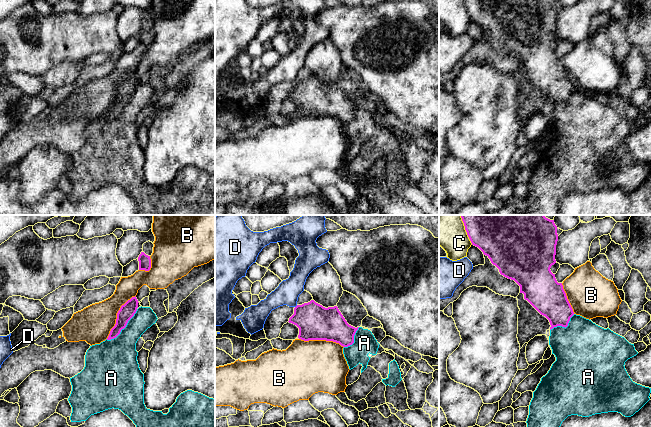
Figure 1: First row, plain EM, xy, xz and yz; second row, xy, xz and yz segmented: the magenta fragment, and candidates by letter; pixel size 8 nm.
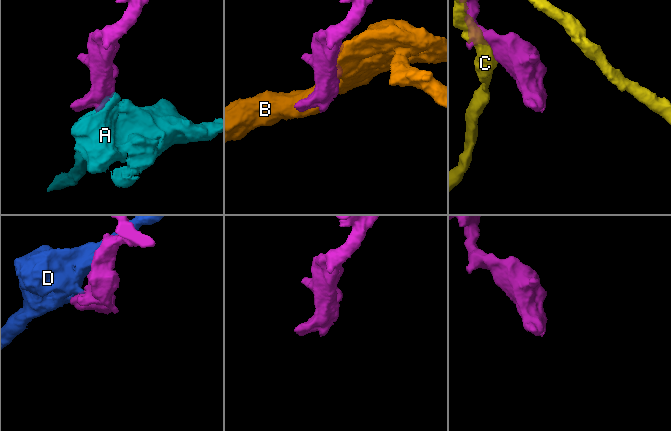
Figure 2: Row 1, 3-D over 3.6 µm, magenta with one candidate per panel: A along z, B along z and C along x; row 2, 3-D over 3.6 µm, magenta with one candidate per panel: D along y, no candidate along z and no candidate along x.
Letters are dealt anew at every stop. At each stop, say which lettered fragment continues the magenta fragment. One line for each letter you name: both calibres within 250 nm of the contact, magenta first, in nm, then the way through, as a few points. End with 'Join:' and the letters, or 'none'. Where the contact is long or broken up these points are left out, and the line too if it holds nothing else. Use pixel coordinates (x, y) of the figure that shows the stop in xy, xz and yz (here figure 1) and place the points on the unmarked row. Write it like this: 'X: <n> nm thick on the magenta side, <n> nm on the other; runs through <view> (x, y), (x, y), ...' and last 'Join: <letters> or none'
Join: none

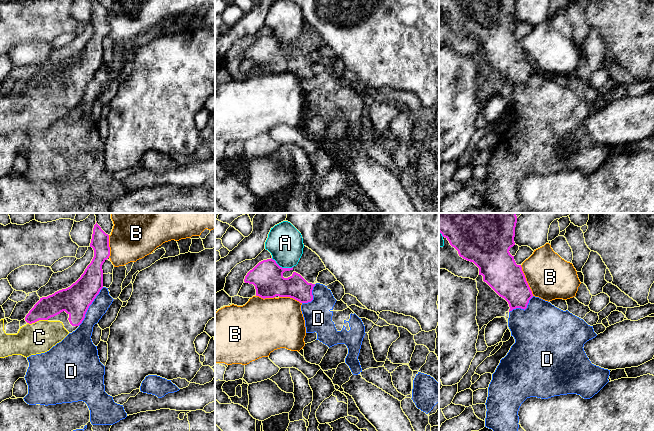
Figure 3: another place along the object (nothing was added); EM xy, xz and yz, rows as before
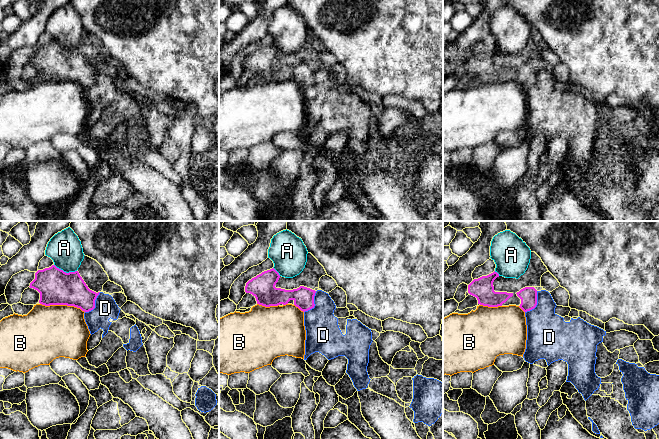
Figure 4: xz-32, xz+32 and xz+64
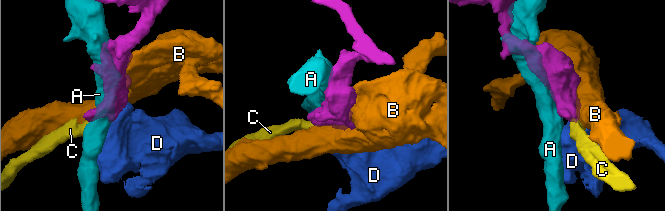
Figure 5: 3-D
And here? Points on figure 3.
C: 170 nm thick on the magenta side, 260 nm on the other; runs through xy (52, 81), (37, 96), (39, 113)
Join: C

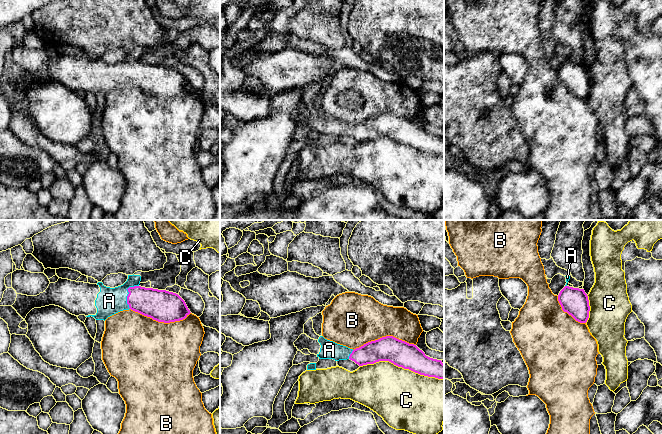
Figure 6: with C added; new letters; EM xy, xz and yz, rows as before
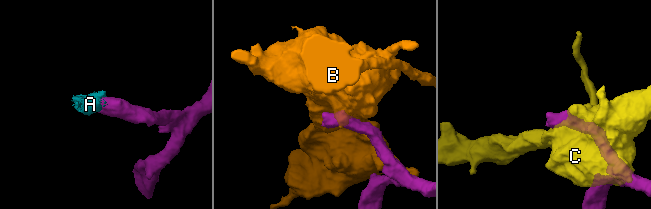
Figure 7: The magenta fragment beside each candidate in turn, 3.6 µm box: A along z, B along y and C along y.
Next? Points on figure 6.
A: 240 nm thick on the magenta side, 220 nm on the other; runs through xy (157, 80), (138, 75), (129, 69), (125, 73), (109, 77)
Join: A

